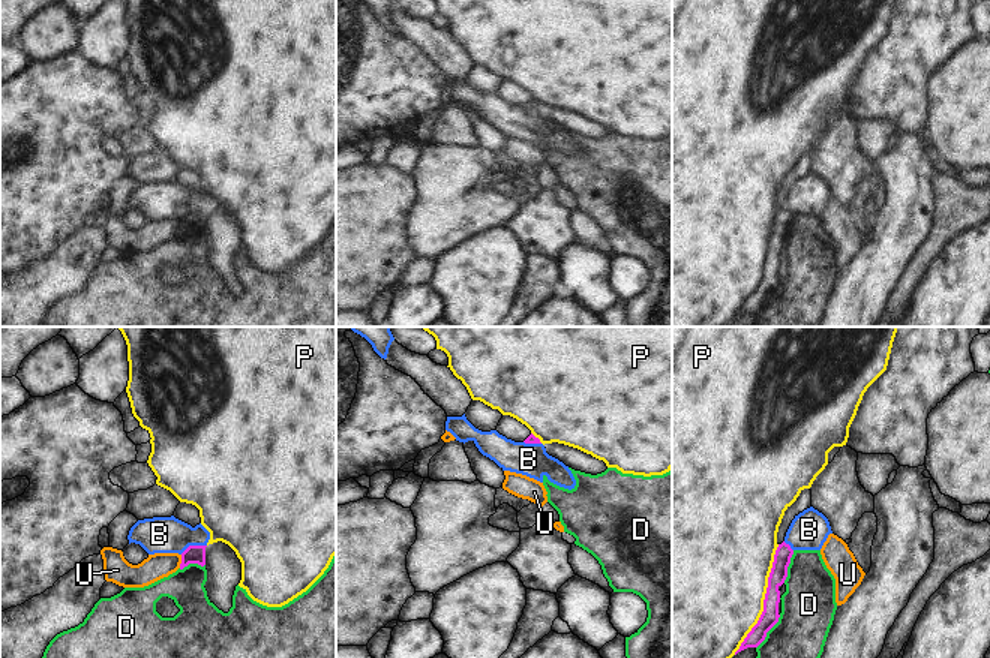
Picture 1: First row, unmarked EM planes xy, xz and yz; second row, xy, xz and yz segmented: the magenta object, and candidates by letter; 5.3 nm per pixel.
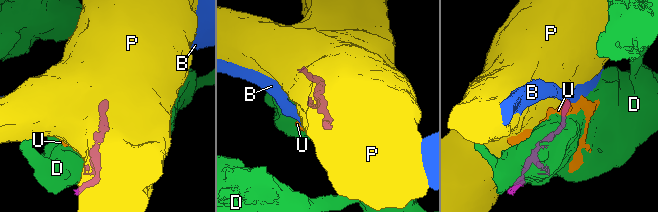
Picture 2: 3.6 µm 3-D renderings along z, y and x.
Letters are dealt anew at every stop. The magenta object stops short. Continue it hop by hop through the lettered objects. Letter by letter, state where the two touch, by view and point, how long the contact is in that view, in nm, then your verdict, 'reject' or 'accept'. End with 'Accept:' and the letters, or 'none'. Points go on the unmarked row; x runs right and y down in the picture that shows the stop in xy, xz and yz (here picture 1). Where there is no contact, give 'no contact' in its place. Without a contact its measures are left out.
B: xy (192, 210) | 150 nm | reject
D: yz (768, 294) | 220 nm | reject
P: yz (764, 264) | 650 nm | reject
U: xy (182, 225) | 70 nm | reject
Accept: none

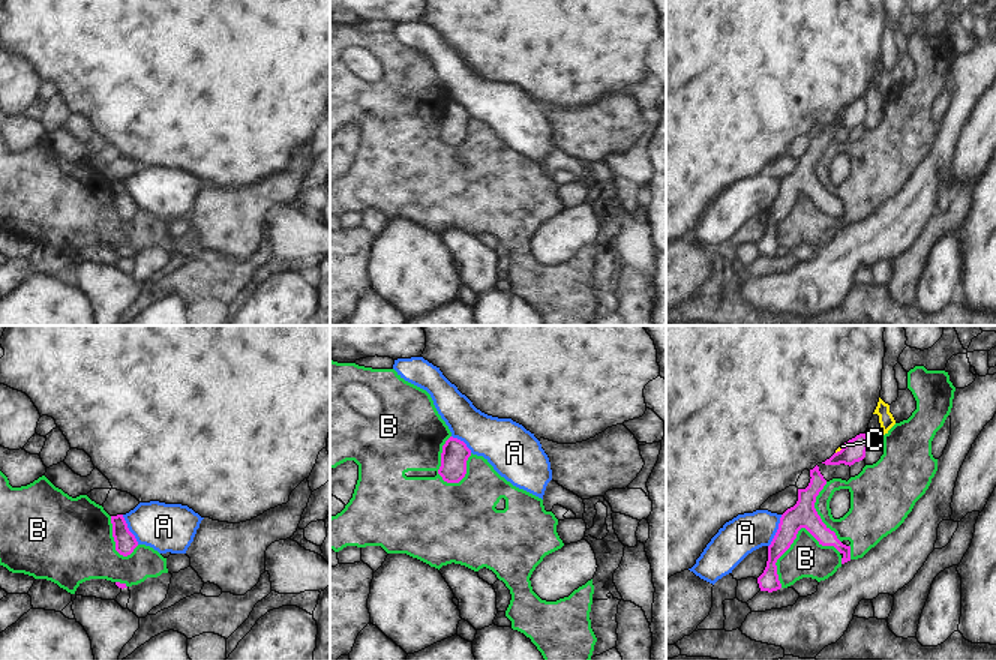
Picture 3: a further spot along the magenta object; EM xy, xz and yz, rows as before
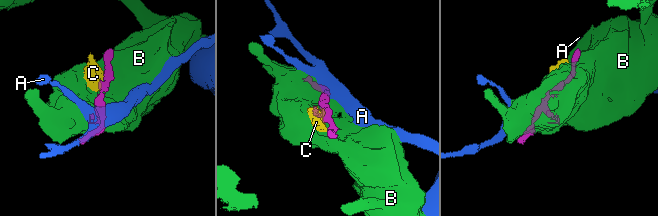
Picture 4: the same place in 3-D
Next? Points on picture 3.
A: yz (777, 195) | 190 nm | reject
B: yz (795, 201) | 380 nm | reject
C: yz (842, 113) | 80 nm | reject
Accept: none

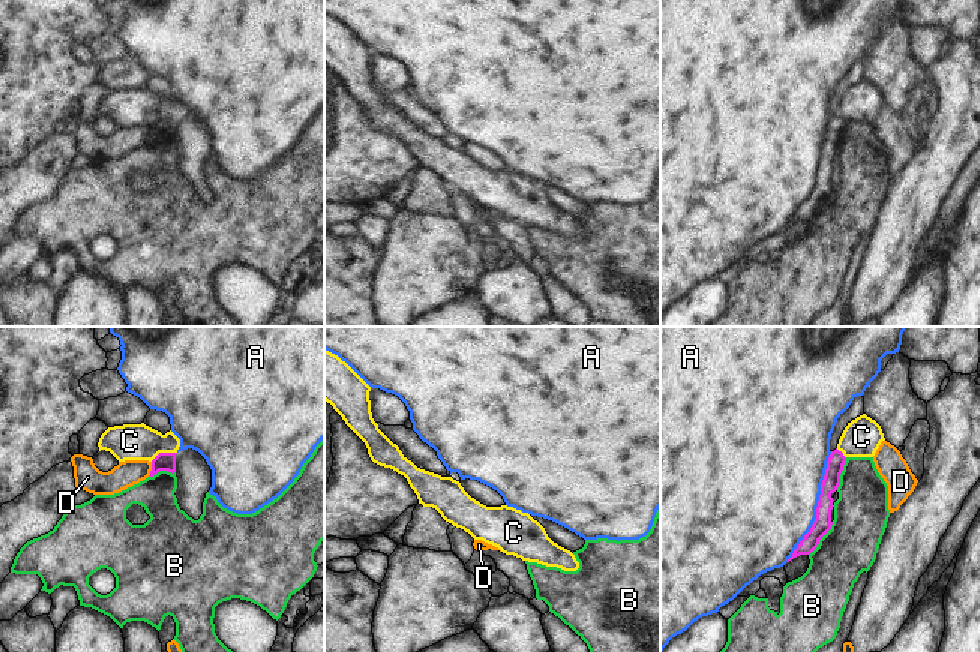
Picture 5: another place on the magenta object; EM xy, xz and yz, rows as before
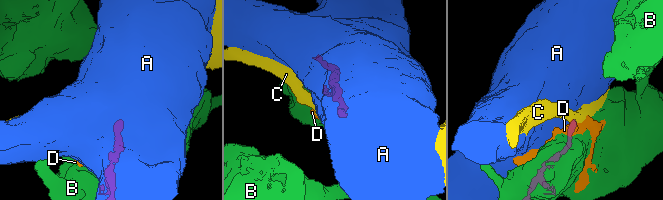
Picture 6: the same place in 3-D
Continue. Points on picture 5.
A: yz (817, 171) | 650 nm | reject
B: yz (821, 201) | 220 nm | reject
C: xy (162, 117) | 150 nm | reject
D: xy (152, 132) | 70 nm | reject
Accept: none

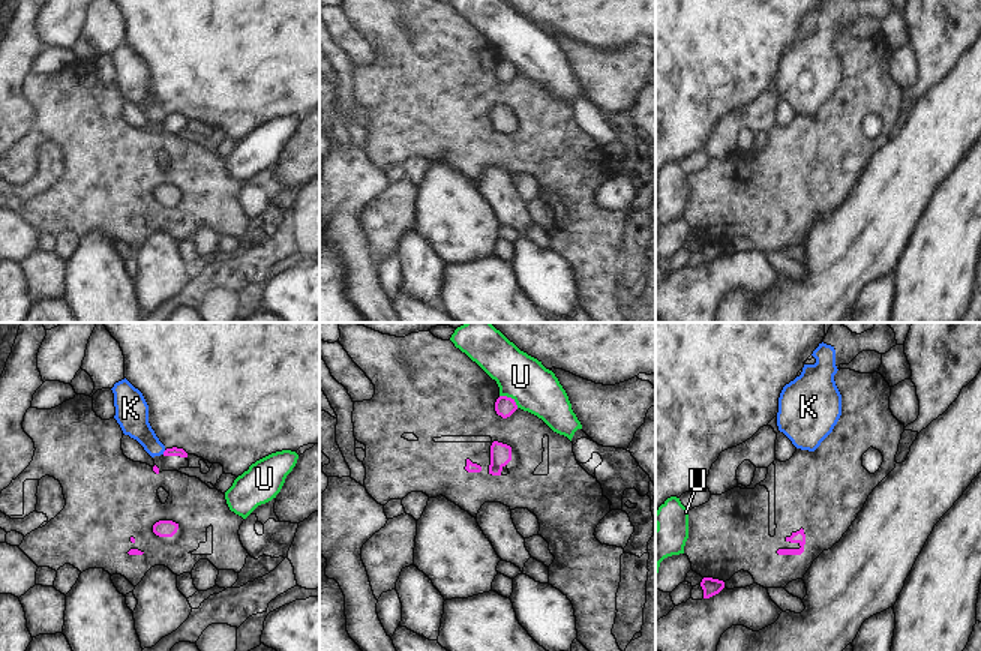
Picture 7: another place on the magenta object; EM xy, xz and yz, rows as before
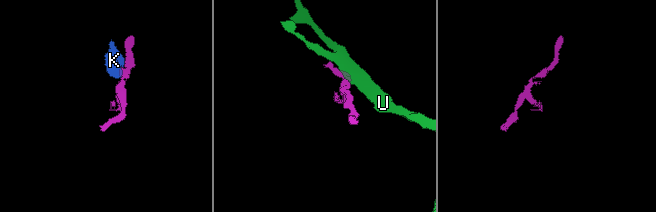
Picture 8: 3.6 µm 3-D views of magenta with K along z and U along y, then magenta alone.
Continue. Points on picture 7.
K: xy (164, 116) | 30 nm | reject
U: xz (510, 62) | 120 nm | reject
Accept: none

